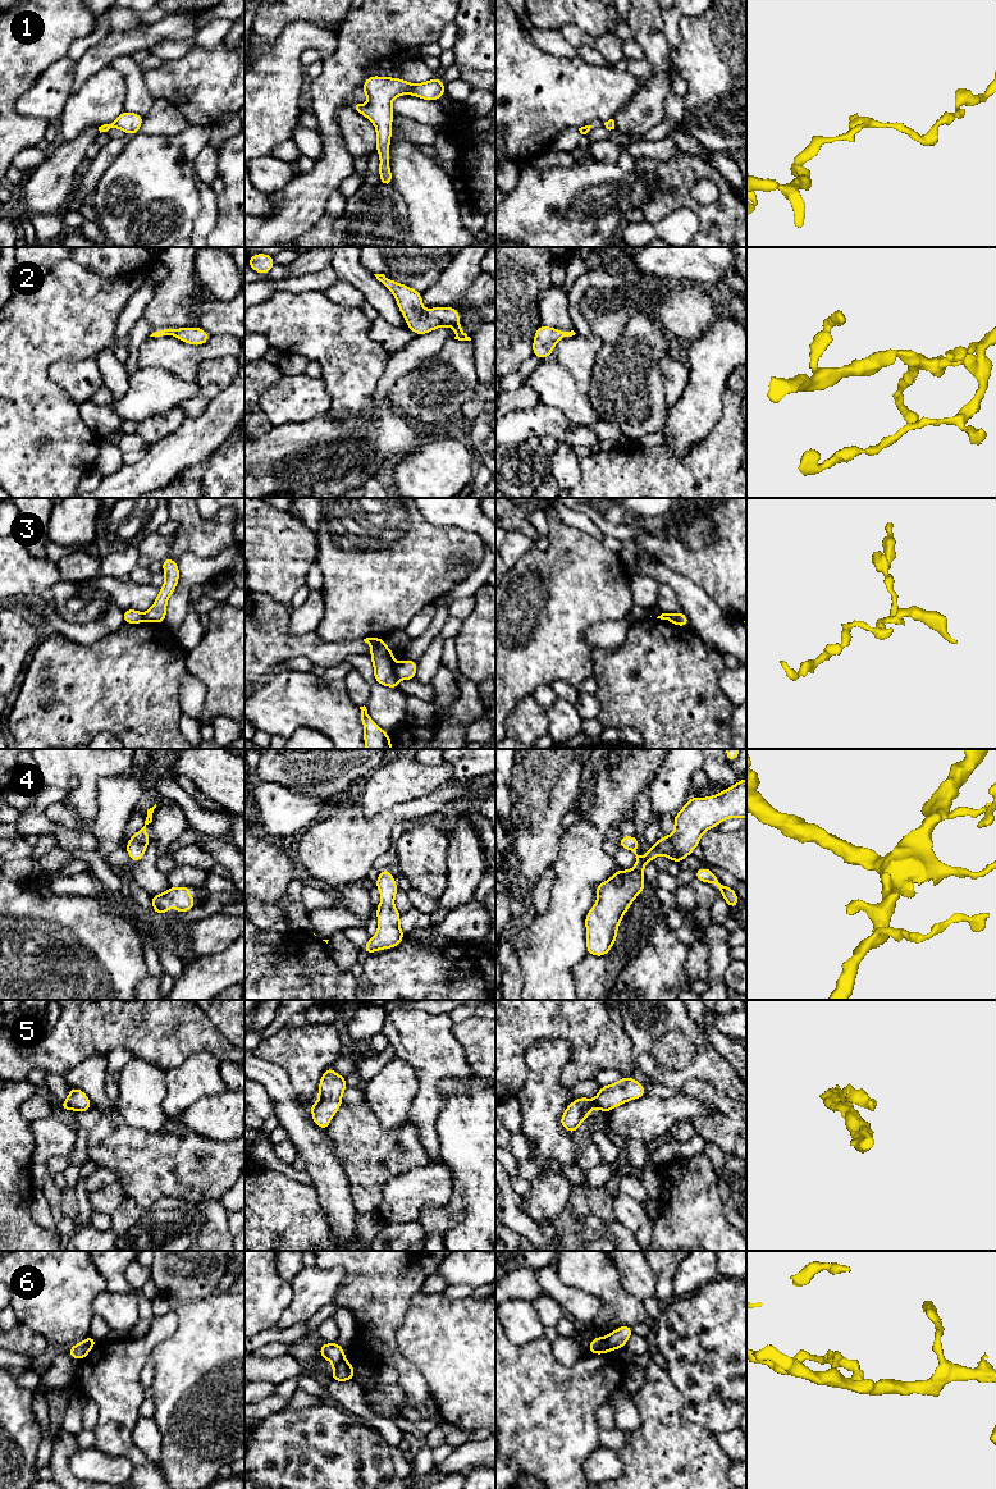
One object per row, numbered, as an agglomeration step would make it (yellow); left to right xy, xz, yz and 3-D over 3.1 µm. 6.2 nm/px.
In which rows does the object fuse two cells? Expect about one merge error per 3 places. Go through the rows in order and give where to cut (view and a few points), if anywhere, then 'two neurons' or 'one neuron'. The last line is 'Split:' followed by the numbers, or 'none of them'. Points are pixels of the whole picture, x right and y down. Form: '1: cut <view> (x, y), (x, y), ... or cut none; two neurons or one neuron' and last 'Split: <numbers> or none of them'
1: cut none; one neuron
2: cut none; one neuron
3: cut xz (394, 665), (394, 672), (398, 677); two neurons
4: cut none; one neuron
5: cut none; one neuron
6: cut yz (604, 1338), (612, 1350); two neurons
Split: 3, 6

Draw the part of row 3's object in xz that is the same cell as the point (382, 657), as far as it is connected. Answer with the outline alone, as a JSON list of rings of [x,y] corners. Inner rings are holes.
[[[383,638],[364,639],[371,647],[369,654],[374,666],[374,679],[378,684],[398,689],[398,677],[394,672],[394,652],[390,650]]]

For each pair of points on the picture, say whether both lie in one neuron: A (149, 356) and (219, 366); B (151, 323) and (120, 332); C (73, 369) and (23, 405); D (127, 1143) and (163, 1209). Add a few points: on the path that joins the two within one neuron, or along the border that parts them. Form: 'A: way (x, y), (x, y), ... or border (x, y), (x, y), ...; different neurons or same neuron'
A: border (228, 354), (205, 359), (199, 365), (195, 380); different neurons
B: border (147, 305), (126, 338); different neurons
C: border (58, 360), (49, 368), (48, 377), (76, 403); different neurons
D: border (128, 1196), (144, 1207), (163, 1197), (187, 1201); different neurons

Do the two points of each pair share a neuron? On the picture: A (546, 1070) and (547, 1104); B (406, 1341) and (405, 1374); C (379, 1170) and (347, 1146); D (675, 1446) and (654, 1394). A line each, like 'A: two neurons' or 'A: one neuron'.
A: one neuron
B: two neurons
C: one neuron
D: one neuron

